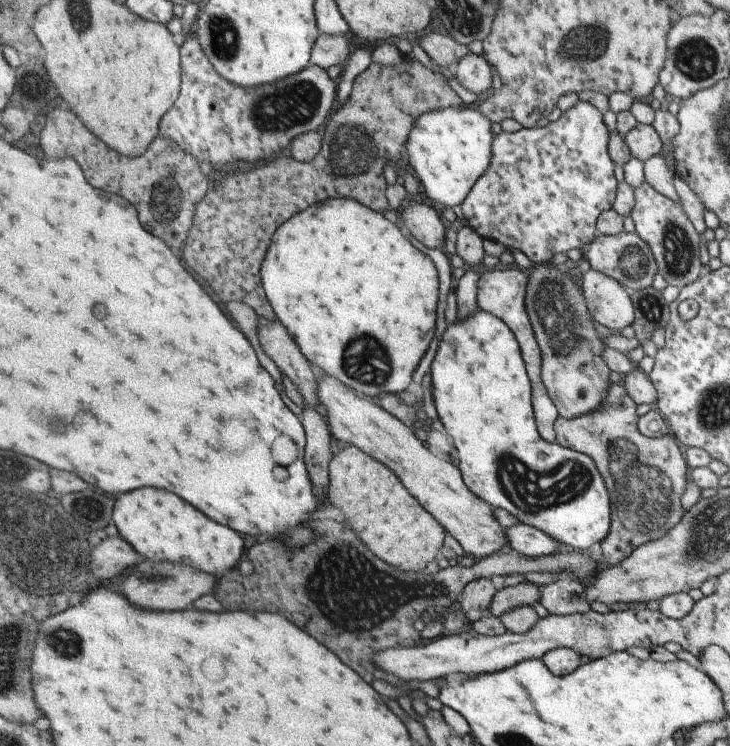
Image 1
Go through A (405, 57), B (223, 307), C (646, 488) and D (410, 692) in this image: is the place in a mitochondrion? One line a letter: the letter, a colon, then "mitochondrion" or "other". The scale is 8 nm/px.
A: other
B: other
C: mitochondrion
D: other

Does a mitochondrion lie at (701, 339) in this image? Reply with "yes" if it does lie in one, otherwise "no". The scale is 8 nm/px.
no

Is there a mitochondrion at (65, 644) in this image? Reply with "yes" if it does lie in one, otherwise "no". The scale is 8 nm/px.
yes

